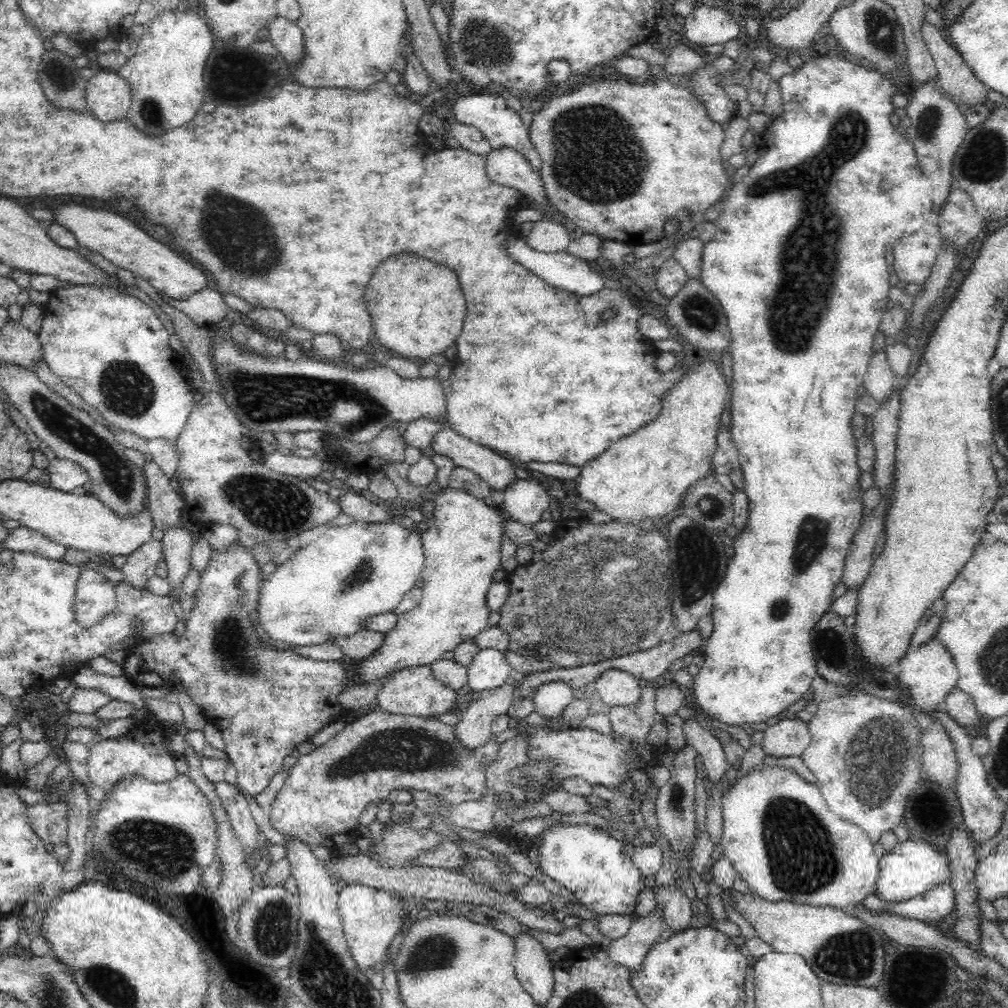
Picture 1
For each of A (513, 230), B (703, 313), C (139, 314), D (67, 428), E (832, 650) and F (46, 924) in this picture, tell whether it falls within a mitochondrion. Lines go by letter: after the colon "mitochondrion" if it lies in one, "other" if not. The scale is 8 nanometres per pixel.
A: other
B: mitochondrion
C: other
D: mitochondrion
E: mitochondrion
F: other

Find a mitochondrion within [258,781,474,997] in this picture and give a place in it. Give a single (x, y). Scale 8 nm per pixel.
(444, 946)

